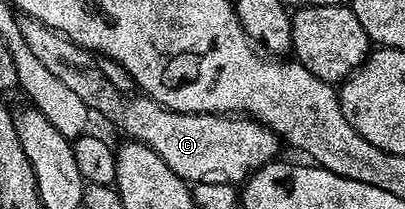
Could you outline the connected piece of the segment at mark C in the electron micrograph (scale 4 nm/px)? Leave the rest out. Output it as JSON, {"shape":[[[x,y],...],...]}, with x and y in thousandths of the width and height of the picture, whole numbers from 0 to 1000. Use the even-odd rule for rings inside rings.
{"shape":[[[84,86],[49,91],[57,191],[69,225],[165,421],[175,421],[220,507],[222,531],[252,545],[269,584],[301,603],[316,656],[331,679],[348,679],[373,708],[459,880],[499,871],[501,880],[546,880],[573,871],[602,876],[625,818],[659,775],[677,770],[699,718],[699,684],[679,627],[659,612],[647,584],[612,555],[585,545],[474,545],[412,526],[388,502],[380,469],[346,440],[331,469],[314,464],[311,435],[284,421],[274,383],[254,364],[240,321],[240,278],[165,172],[128,144]],[[309,469],[319,469],[309,488]]]}

